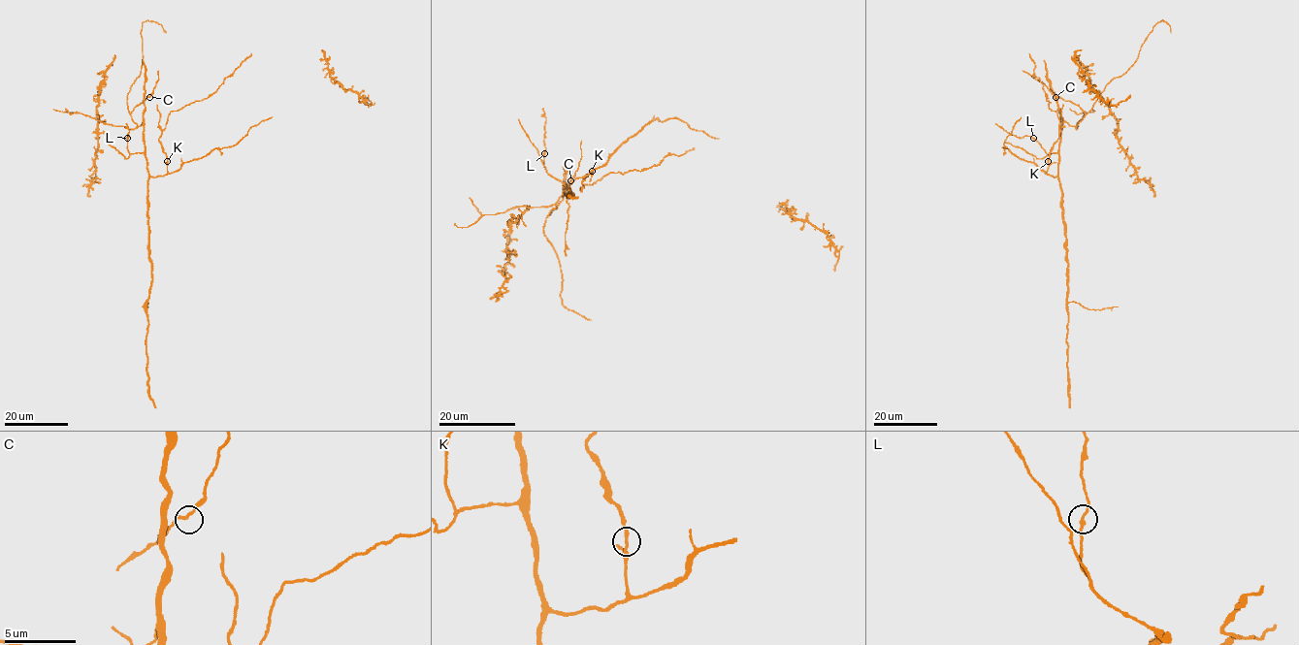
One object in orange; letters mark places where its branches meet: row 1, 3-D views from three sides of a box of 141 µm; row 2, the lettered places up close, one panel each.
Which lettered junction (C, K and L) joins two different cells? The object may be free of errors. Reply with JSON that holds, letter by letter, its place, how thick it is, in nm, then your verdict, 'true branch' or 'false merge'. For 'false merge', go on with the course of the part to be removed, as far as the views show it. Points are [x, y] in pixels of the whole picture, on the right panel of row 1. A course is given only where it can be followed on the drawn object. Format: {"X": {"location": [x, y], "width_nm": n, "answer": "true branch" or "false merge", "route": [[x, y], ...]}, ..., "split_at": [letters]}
{"C": {"location": [1055, 97], "width_nm": 190, "answer": "true branch"}, "K": {"location": [1048, 161], "width_nm": 190, "answer": "false merge", "route": [[1048, 161], [1051, 148], [1057, 139], [1057, 113], [1049, 108], [1043, 83], [1034, 75], [1035, 63], [1028, 53]]}, "L": {"location": [1033, 138], "width_nm": 190, "answer": "true branch"}, "split_at": ["K"]}

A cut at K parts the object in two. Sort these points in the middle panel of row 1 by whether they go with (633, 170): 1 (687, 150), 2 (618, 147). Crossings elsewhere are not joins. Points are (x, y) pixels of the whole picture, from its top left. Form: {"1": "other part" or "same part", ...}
{"1": "same part", "2": "other part"}

